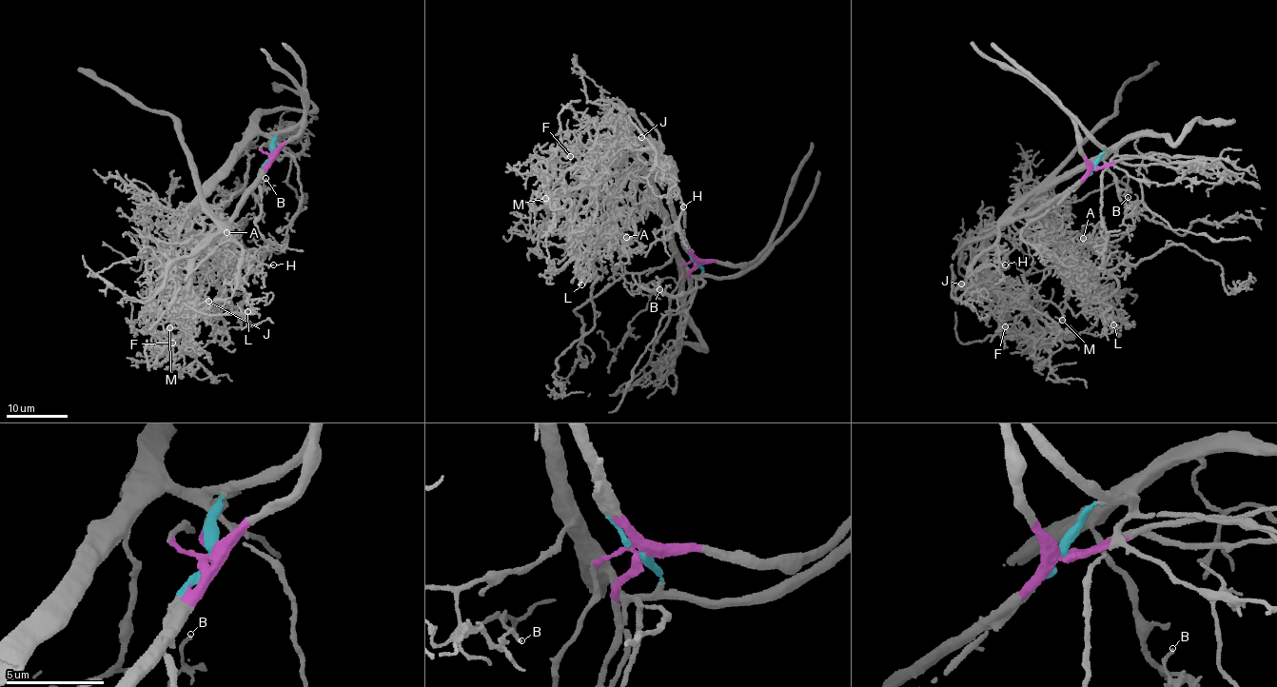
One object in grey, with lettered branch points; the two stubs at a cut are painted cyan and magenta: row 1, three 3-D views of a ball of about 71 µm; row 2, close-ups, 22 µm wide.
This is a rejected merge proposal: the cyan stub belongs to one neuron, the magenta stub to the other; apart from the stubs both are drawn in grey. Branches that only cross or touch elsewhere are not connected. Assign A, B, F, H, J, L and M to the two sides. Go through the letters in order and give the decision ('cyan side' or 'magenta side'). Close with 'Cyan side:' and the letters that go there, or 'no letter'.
A: cyan side
B: cyan side
F: magenta side
H: magenta side
J: magenta side
L: cyan side
M: magenta side
Cyan side: A, B, L

